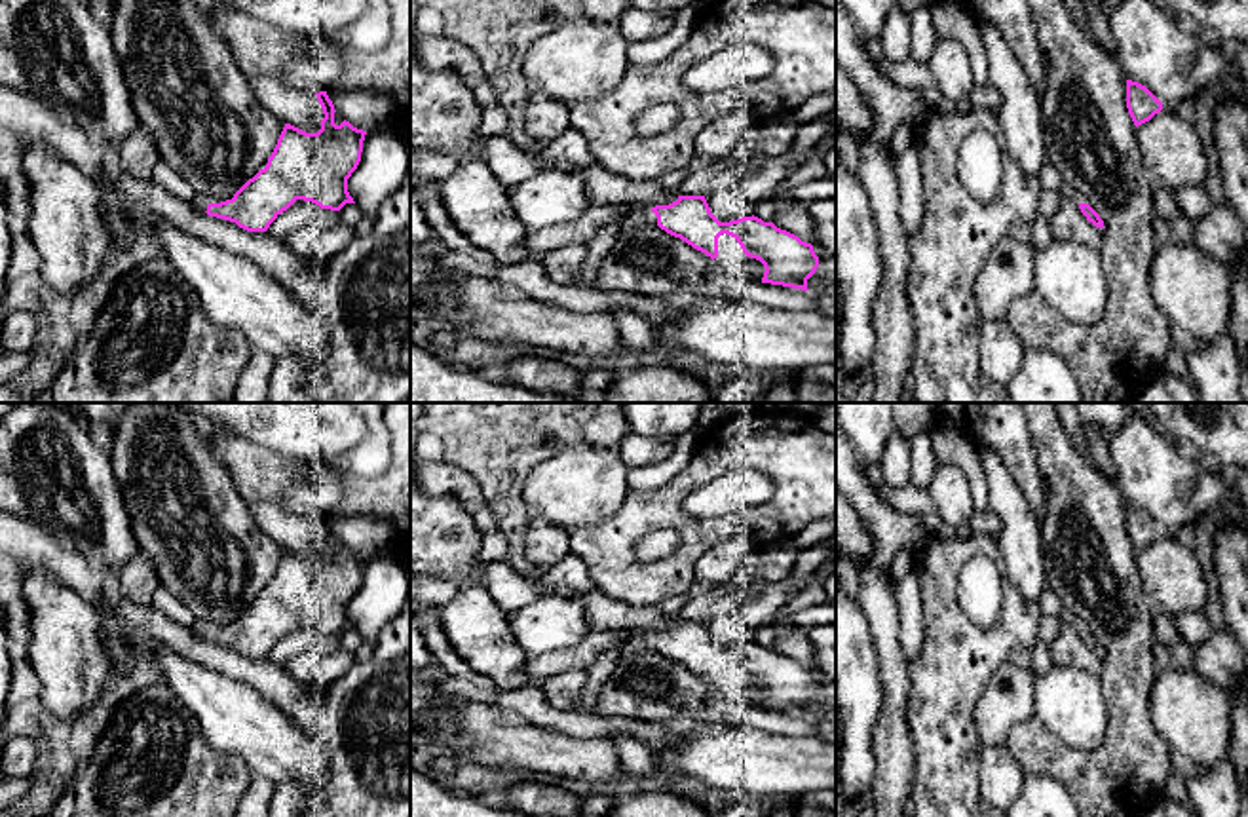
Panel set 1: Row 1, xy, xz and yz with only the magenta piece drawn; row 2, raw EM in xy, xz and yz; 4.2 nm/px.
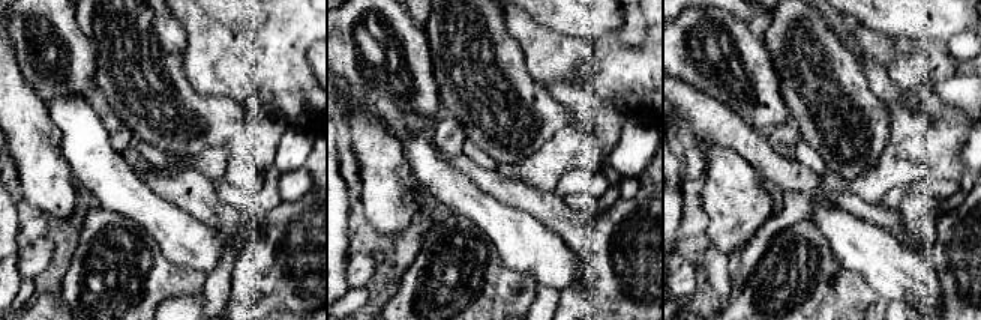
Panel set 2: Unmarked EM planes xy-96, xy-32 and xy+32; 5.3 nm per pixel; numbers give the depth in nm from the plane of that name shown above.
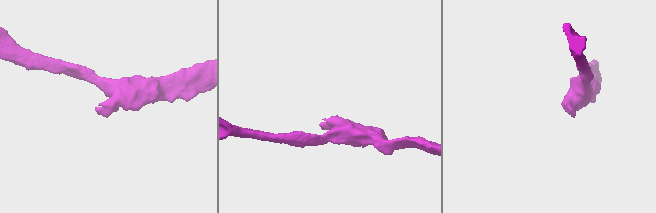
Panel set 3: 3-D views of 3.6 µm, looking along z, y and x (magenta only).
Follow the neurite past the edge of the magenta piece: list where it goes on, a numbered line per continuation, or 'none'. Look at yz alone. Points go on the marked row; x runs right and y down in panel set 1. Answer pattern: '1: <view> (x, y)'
1: yz (1068, 192)

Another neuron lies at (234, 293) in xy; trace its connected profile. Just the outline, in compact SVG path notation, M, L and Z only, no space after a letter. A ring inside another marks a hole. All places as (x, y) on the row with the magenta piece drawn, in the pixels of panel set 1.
M106 177L93 184L104 213L122 211L135 234L150 232L158 239L163 258L190 285L213 323L241 332L253 352L327 365L327 329L285 285L239 255L127 207Z

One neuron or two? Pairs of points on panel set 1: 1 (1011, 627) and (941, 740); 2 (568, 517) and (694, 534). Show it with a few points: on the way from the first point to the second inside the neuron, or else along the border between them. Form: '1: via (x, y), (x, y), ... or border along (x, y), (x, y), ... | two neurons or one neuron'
1: via (983, 656), (943, 698), (941, 711) | one neuron
2: border along (629, 491), (624, 504), (612, 515), (568, 531) | two neurons

